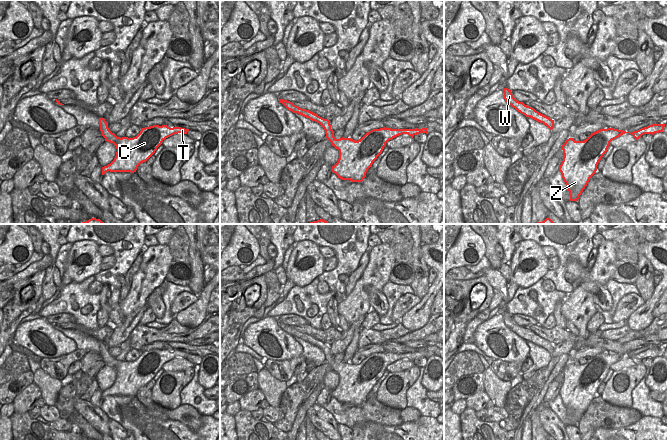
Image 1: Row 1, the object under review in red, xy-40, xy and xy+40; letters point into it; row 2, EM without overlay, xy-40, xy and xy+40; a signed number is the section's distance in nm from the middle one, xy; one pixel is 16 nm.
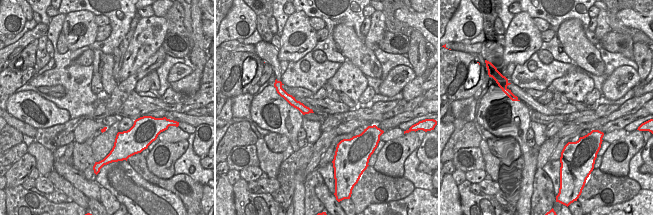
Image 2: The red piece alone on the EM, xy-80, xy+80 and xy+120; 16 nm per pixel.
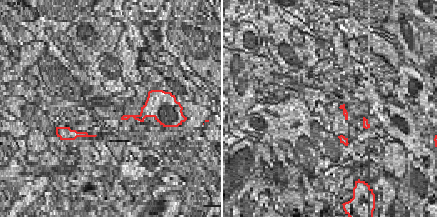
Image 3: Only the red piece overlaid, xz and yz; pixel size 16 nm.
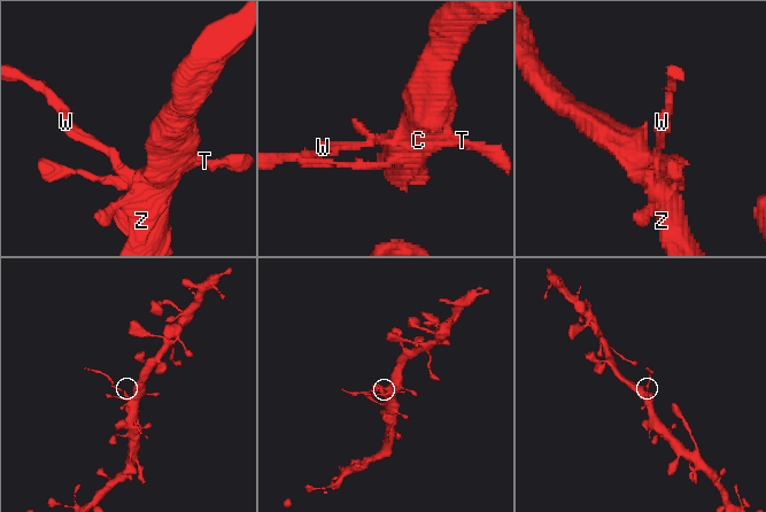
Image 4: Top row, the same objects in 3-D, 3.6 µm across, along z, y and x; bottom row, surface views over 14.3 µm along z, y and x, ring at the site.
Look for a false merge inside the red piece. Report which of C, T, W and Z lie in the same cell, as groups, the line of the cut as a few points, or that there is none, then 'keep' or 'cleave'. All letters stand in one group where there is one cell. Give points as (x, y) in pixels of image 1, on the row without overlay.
C T Z / W | xy-40 (114, 358), (106, 364) | cleave

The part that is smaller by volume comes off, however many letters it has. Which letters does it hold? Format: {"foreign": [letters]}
{"foreign": ["W"]}

